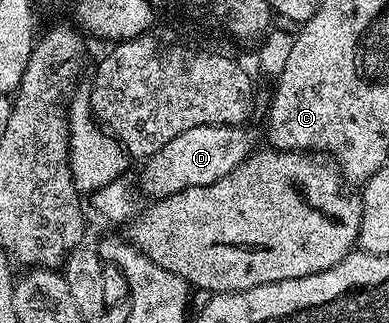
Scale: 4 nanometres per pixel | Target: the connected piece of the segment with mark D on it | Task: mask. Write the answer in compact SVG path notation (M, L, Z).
M218 123L185 129L181 137L169 141L165 149L161 149L142 164L144 183L155 197L162 197L221 181L221 177L233 173L233 169L242 165L256 150L255 135L249 128L247 125Z

